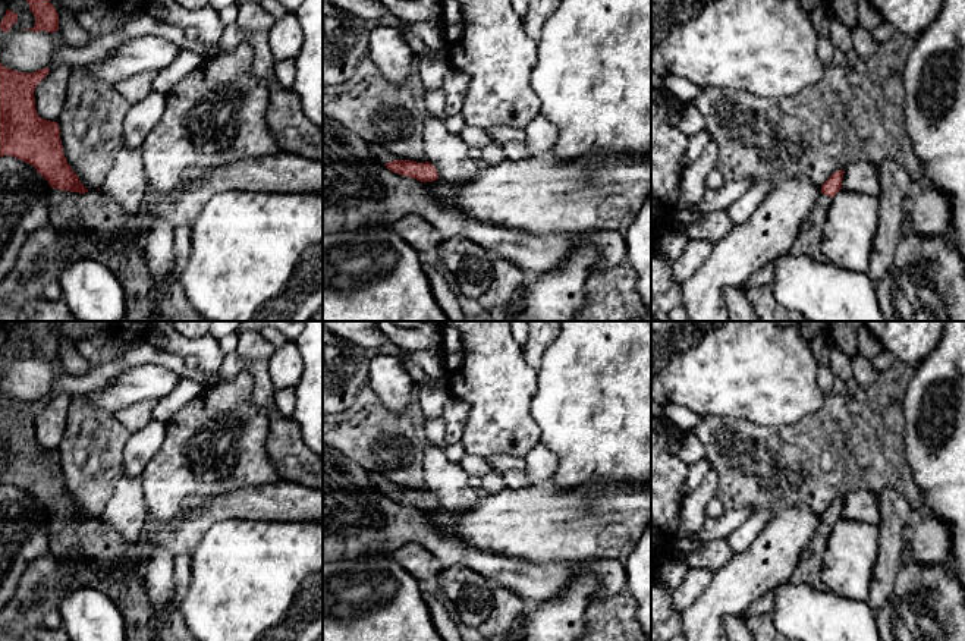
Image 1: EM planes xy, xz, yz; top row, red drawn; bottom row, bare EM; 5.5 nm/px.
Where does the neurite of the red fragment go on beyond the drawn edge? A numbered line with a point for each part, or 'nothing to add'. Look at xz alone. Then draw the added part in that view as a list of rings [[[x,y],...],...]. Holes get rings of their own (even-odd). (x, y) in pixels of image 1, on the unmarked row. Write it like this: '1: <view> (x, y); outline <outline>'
1: xz (383, 484); outline [[[373,474],[370,477],[370,480],[383,493],[395,490],[395,488],[402,488],[402,487],[390,483],[389,480],[386,480],[384,477],[380,477],[378,474]]]

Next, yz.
1: yz (807, 572); outline [[[820,522],[812,540],[805,546],[804,552],[799,556],[799,562],[795,566],[789,584],[795,585],[810,585],[817,591],[826,591],[826,587],[820,578],[823,568],[823,554],[829,543],[829,535],[832,527]]]

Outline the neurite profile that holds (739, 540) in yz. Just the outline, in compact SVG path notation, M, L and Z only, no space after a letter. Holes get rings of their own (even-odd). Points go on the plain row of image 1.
M770 509L754 512L738 530L729 535L727 544L732 553L736 554L748 550L771 519L773 515Z

